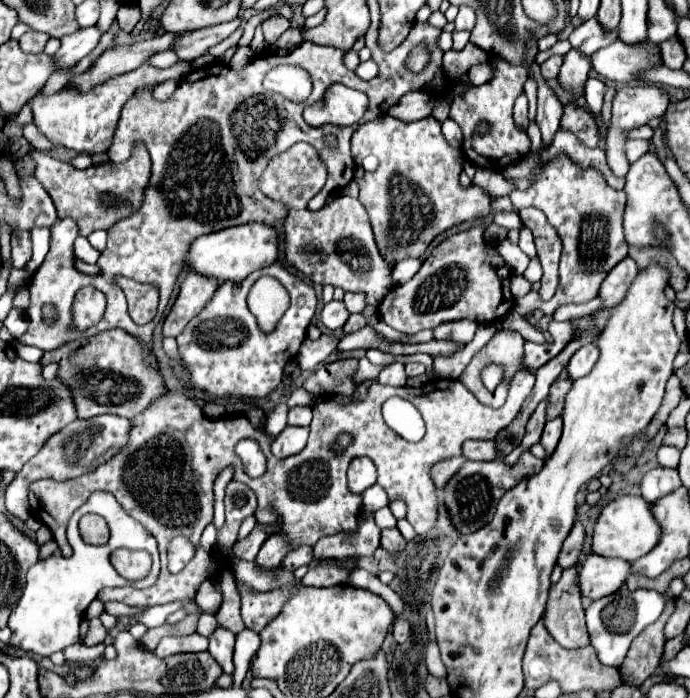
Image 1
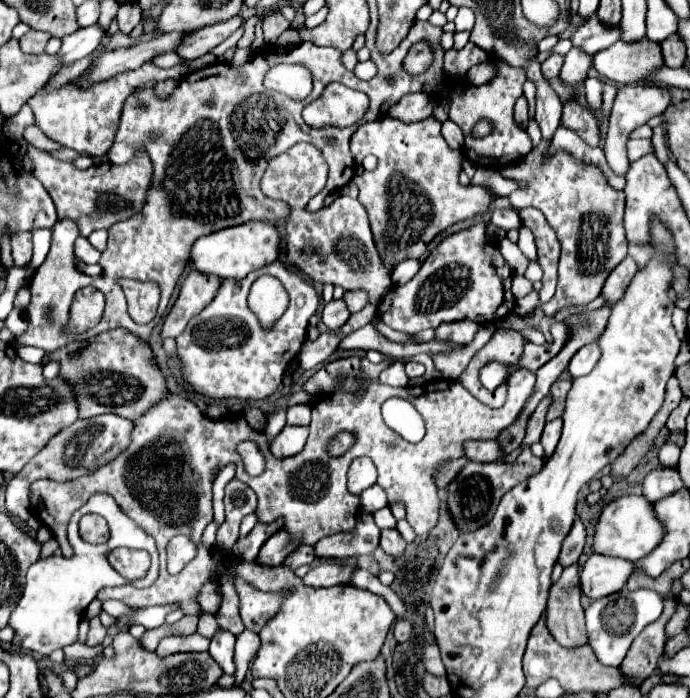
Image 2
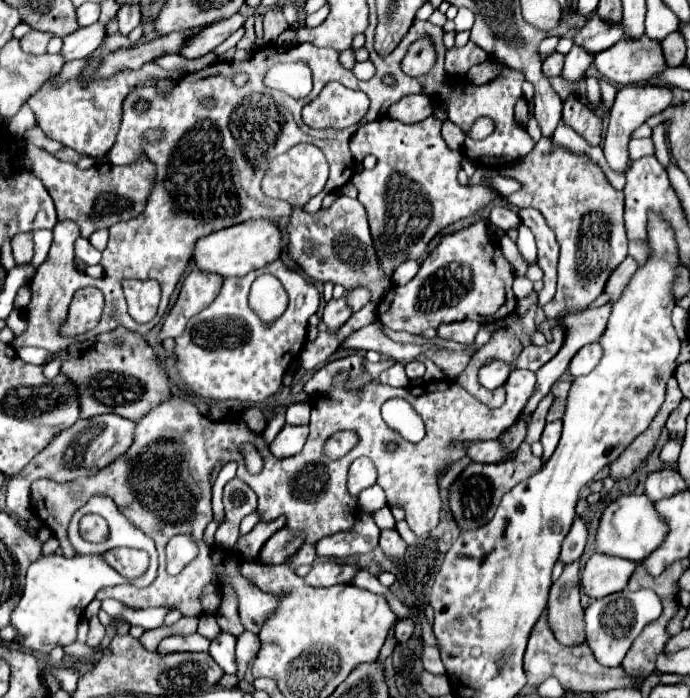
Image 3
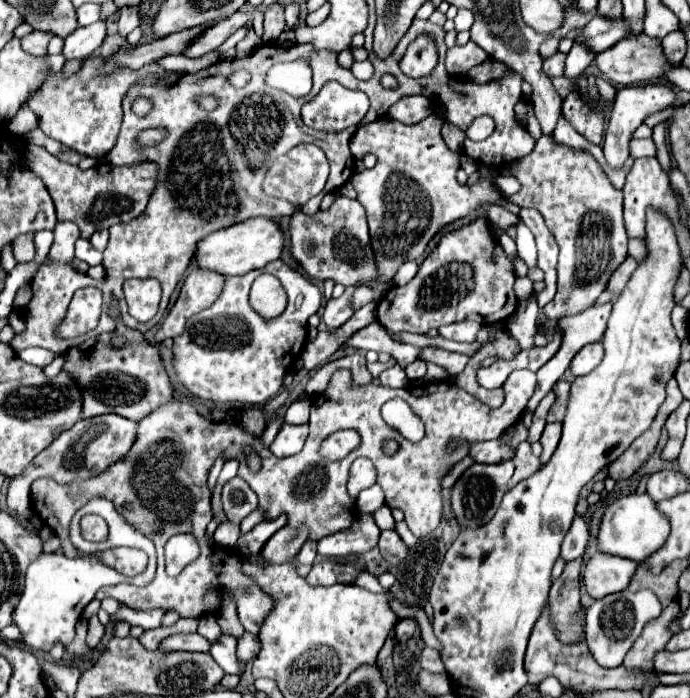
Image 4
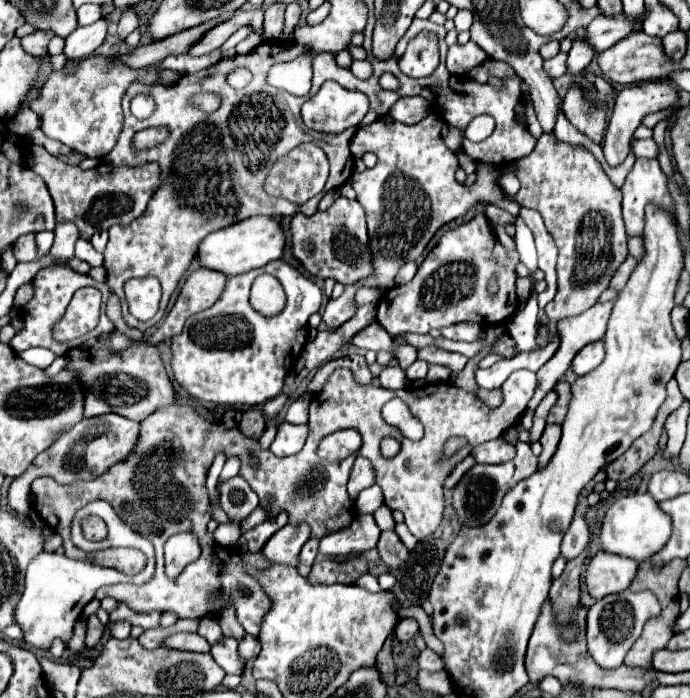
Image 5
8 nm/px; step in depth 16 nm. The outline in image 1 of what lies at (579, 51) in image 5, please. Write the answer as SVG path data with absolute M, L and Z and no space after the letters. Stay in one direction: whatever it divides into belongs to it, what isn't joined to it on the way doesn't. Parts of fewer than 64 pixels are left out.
M572 48L564 56L564 64L560 68L558 80L564 88L572 88L572 92L578 96L584 88L584 82L588 80L588 70L590 70L590 56L580 56L576 48Z

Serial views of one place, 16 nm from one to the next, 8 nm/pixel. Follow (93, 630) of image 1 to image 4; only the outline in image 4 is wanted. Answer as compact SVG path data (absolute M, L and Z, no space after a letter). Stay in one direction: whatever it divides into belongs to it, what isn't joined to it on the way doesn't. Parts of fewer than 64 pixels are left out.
M92 616L88 620L88 638L86 638L88 646L98 646L102 636L104 636L104 626L100 624L100 620L96 616Z

